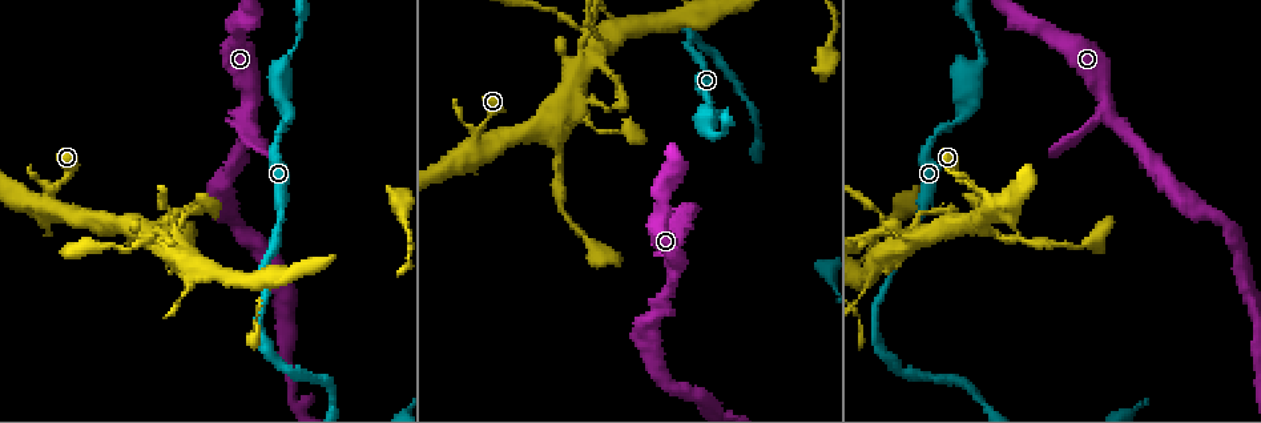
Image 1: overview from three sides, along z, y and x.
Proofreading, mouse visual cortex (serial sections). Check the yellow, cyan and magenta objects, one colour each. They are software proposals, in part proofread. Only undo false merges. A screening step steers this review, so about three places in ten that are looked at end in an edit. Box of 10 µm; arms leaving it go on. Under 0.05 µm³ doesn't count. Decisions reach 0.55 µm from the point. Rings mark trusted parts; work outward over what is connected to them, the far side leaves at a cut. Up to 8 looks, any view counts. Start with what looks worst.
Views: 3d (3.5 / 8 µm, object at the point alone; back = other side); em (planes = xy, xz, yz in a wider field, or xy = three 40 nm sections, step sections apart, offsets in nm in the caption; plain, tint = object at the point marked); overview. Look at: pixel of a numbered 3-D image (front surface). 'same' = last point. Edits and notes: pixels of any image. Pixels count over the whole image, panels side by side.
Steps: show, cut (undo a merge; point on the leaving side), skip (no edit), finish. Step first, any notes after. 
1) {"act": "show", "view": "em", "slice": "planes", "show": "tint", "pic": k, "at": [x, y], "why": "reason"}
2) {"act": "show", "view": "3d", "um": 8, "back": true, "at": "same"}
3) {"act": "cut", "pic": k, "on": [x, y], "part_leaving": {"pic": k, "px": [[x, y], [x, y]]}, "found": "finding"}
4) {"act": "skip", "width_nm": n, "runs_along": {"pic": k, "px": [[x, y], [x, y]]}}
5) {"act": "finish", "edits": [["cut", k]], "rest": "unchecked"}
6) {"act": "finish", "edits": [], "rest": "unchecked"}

{"act": "show", "view": "3d", "um": 8, "pic": 1, "at": [538, 124], "why": "arms part here"}

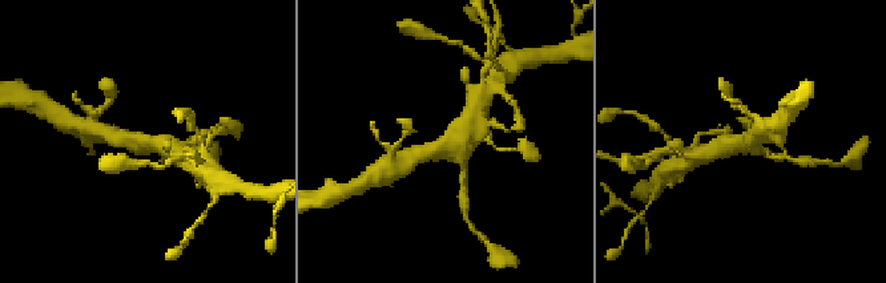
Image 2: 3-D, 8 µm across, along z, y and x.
{"act": "show", "view": "3d", "um": 3.5, "at": "same", "why": "closer look"}

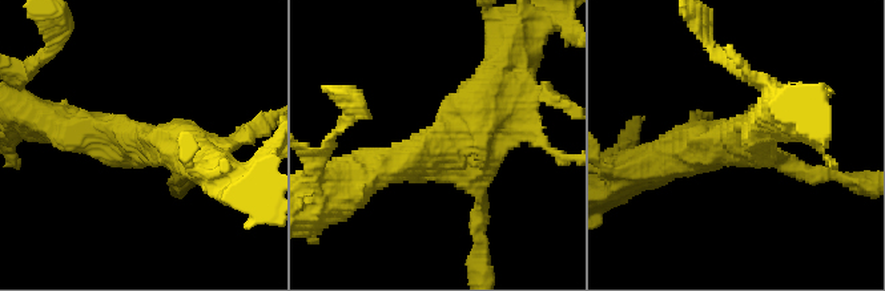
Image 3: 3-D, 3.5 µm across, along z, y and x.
{"act": "show", "view": "em", "slice": "planes", "show": "tint", "pic": 3, "at": [736, 140], "arms": 3, "arm_widths_nm": [200, 450, 600], "why": "shape alone is not enough"}

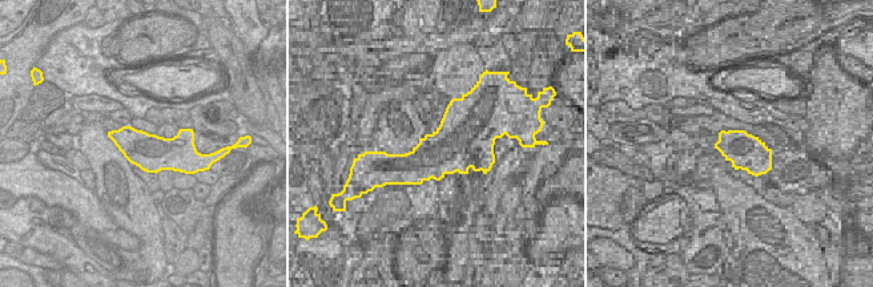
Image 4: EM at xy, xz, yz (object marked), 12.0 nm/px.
{"act": "skip", "runs_along": {"pic": 3, "px": [[366, 176], [443, 145], [497, 80]]}, "found": "one cell here"}

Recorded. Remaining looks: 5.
{"act": "show", "view": "3d", "um": 8, "pic": 1, "at": [248, 114]}

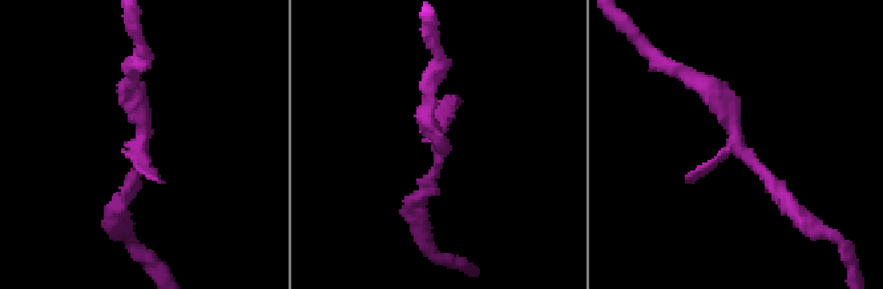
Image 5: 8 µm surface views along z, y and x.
{"act": "show", "view": "3d", "um": 3.5, "at": "same"}

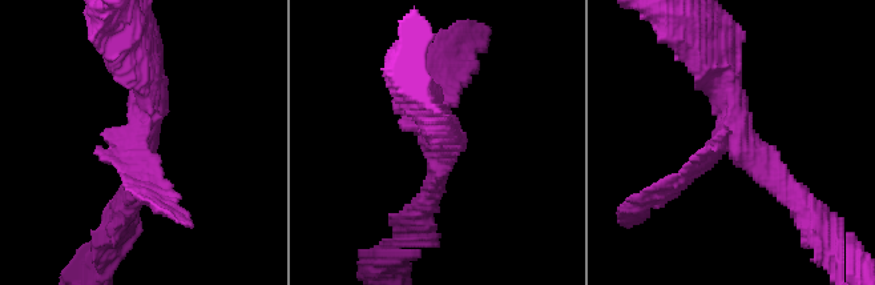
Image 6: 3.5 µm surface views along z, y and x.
{"act": "show", "view": "em", "slice": "planes", "show": "tint", "pic": 6, "at": [144, 138]}

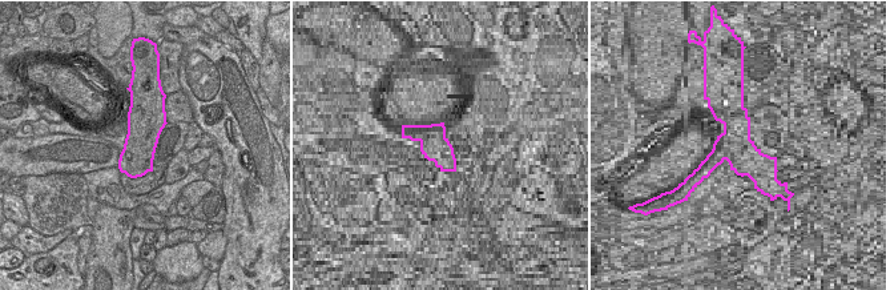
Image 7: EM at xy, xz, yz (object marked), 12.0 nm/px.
{"act": "cut", "pic": 6, "on": [442, 63], "part_leaving": {"pic": 6, "px": [[706, 163], [621, 224]]}, "found": "a second cell is stuck on"}

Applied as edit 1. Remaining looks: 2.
{"act": "show", "view": "3d", "um": 8, "back": true, "pic": 1, "at": [168, 248], "why": "four-way junction"}

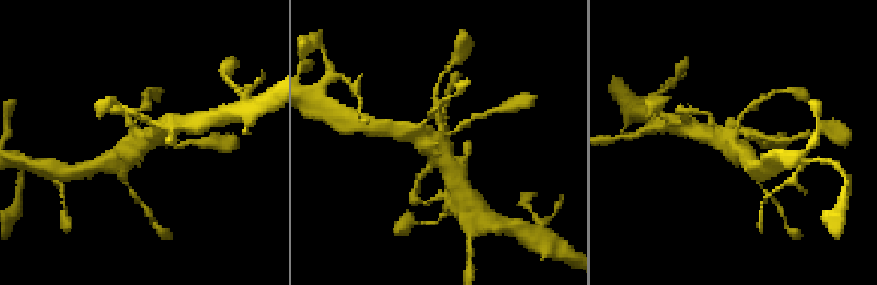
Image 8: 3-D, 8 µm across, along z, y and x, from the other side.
{"act": "show", "view": "em", "slice": "xy", "step": 1, "show": "tint", "at": "same", "why": "need the tissue"}

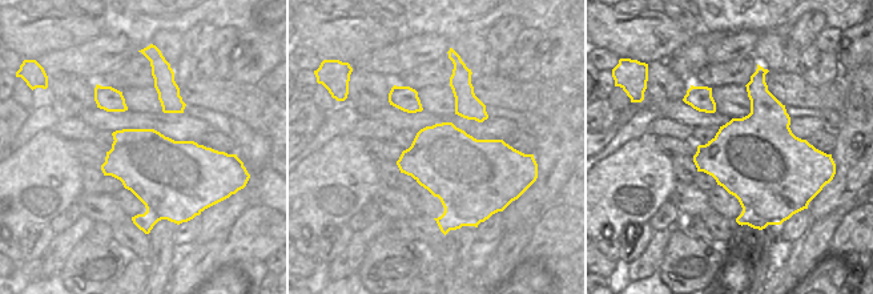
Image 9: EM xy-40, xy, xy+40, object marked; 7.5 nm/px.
{"act": "skip", "runs_along": {"pic": 8, "px": [[457, 179], [433, 143], [410, 133]]}, "found": "continuous, no second cell"}

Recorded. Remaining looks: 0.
{"act": "finish", "edits": [["cut", 6]], "rest": "unchecked"}

